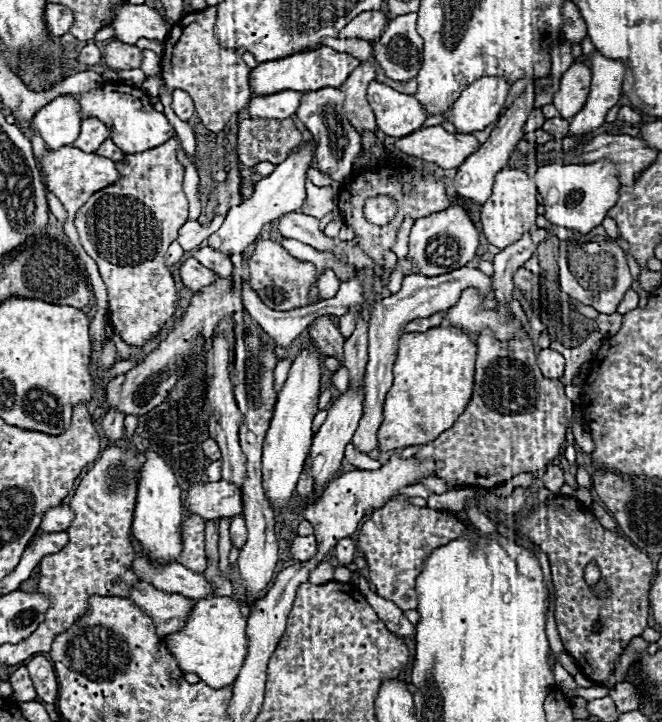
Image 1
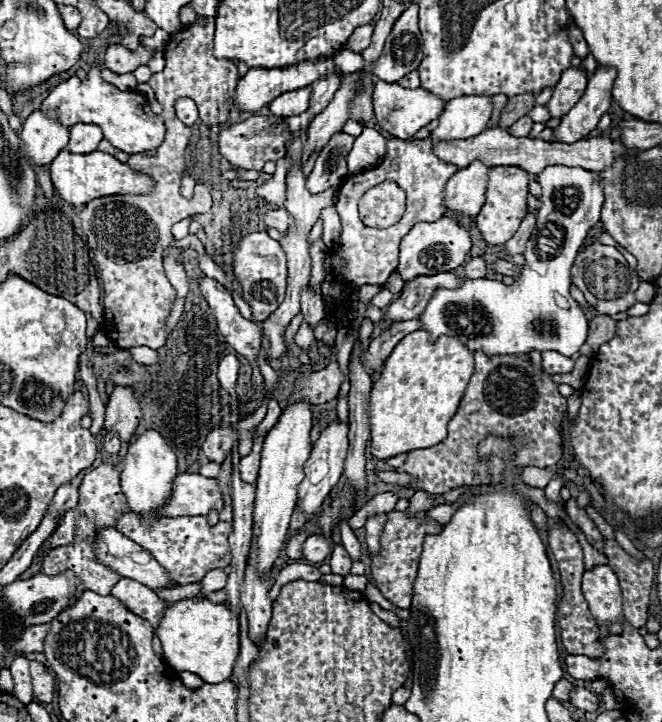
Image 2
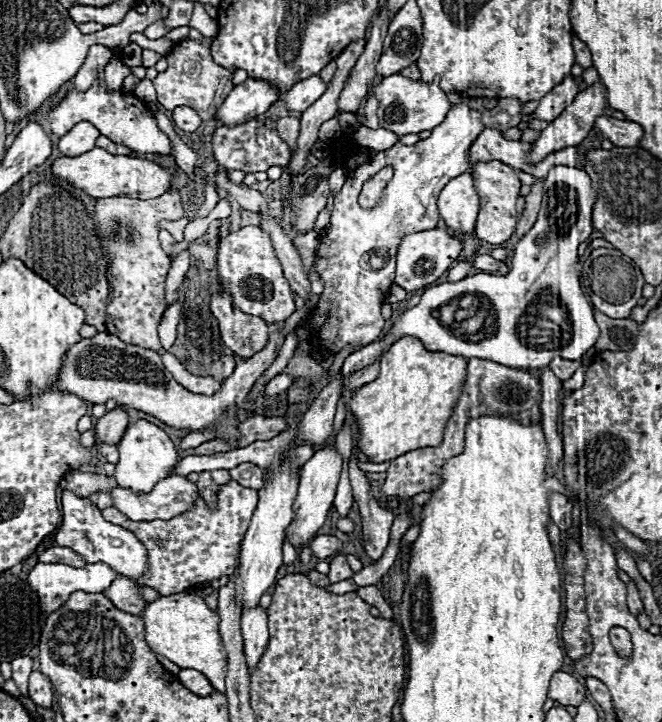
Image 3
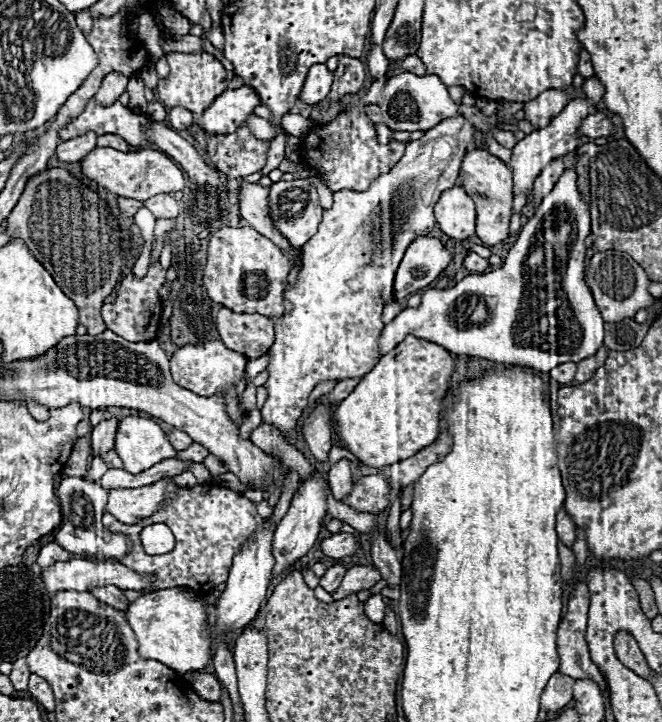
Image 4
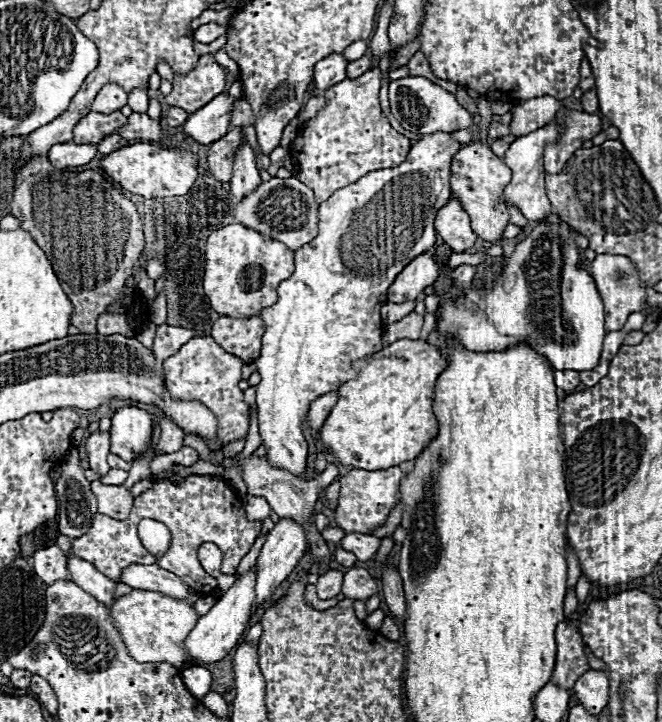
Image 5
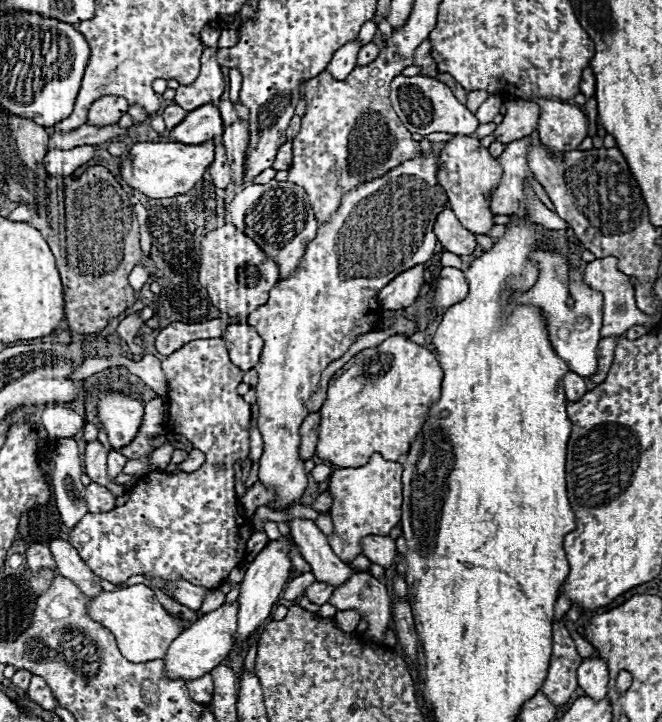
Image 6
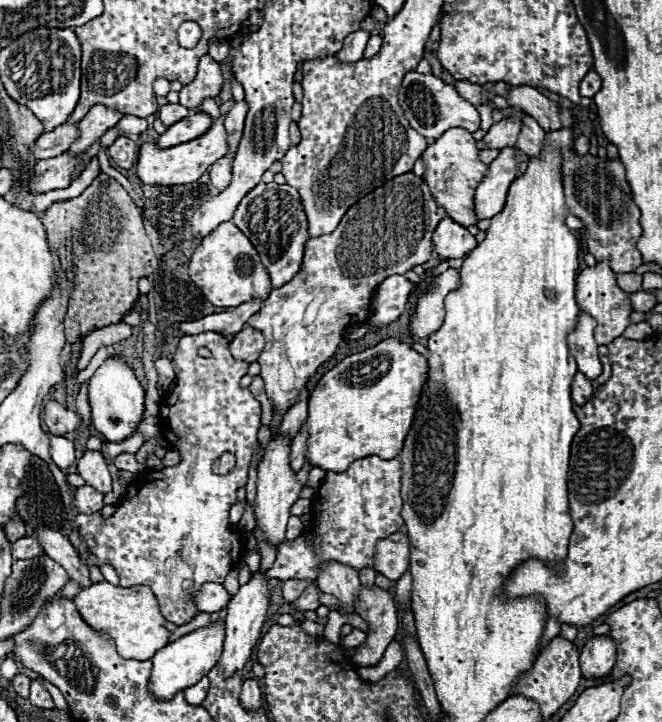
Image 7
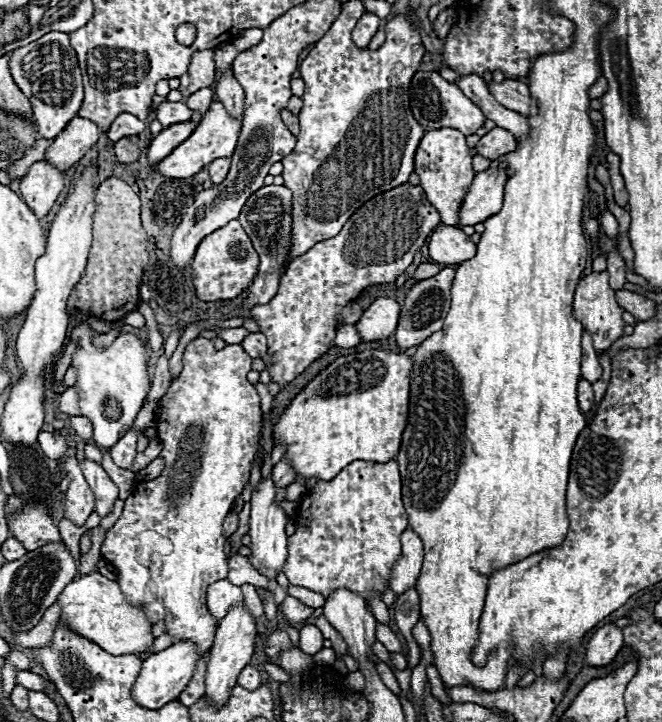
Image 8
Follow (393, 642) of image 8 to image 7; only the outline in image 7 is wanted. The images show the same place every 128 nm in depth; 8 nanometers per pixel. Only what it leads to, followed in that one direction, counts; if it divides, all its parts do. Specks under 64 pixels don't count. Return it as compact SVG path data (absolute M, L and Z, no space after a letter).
M331 610L328 615L328 621L324 626L323 638L332 644L338 645L341 638L340 629L344 624L350 624L353 628L358 628L364 633L368 632L368 625L358 614L342 615Z

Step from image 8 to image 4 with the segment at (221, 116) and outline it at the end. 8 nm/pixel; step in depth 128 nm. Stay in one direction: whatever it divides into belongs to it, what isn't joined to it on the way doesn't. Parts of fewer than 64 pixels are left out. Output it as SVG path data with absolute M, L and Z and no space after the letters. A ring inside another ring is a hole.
M213 26L206 37L216 49L223 52L224 35L220 27ZM94 148L80 160L82 174L112 194L134 200L148 200L156 194L178 192L186 186L184 172L160 150L144 148L138 152L120 152L114 148Z

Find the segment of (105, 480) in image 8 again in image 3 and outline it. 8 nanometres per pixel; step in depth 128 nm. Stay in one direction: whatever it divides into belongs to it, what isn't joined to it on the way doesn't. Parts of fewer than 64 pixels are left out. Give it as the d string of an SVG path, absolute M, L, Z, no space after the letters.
M116 406L114 410L106 412L102 418L98 418L96 422L96 440L102 442L110 442L110 444L118 444L124 436L128 428L128 412L124 410L124 406Z

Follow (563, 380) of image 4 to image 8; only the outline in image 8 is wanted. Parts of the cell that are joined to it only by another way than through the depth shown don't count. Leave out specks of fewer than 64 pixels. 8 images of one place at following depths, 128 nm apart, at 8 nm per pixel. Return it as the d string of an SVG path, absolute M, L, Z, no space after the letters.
M584 378L578 380L578 404L582 412L588 412L590 406L594 402L594 392L592 392L592 384Z

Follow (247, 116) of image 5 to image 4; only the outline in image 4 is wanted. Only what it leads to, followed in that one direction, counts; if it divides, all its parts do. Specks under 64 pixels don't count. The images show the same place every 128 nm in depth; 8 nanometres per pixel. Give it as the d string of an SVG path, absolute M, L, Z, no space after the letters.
M250 116L246 124L250 126L250 130L254 130L254 136L260 140L272 140L272 138L276 138L278 134L284 132L280 126L274 126L274 124L270 124L268 120L262 120L262 118L258 118L258 116Z

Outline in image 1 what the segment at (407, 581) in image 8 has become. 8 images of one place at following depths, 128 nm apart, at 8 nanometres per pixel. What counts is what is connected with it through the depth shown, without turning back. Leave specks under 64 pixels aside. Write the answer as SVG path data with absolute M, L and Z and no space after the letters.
M298 536L290 546L290 556L298 562L306 562L316 554L316 540L314 536Z

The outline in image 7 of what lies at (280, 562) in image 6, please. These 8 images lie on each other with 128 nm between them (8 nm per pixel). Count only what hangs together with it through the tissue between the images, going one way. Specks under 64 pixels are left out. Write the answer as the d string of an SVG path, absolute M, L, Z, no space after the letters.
M258 570L252 574L250 582L248 584L242 584L240 590L230 598L228 602L228 616L226 616L226 638L224 638L224 652L222 652L222 658L220 658L220 668L226 674L234 674L238 672L248 660L250 660L250 654L252 654L252 648L256 646L258 638L260 638L260 632L262 632L262 626L264 626L264 620L266 620L266 612L268 612L268 606L270 606L270 588L268 588L268 576L266 572Z

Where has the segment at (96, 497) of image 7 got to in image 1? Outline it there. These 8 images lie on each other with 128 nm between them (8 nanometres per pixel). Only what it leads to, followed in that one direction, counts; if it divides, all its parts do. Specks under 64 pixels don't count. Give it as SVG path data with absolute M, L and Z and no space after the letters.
M226 480L194 484L188 490L188 512L200 514L204 520L240 516L244 514L242 490Z

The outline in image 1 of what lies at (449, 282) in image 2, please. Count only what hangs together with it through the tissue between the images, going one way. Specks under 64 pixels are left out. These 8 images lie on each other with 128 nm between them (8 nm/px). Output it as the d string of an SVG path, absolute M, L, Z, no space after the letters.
M468 266L458 268L450 274L442 274L442 276L410 274L410 276L404 276L400 292L396 292L390 298L384 298L380 302L374 302L372 306L366 304L368 314L370 314L370 330L368 330L370 360L368 360L366 376L364 376L366 400L364 400L364 414L362 414L360 426L352 438L352 444L360 454L370 454L372 450L378 448L378 430L382 424L384 400L392 386L392 366L398 356L398 342L400 342L404 326L408 322L412 322L414 318L426 318L426 314L434 314L438 310L448 310L450 306L454 306L460 300L462 292L468 288L474 288L478 294L488 294L492 290L492 276L486 276L478 268L468 268Z

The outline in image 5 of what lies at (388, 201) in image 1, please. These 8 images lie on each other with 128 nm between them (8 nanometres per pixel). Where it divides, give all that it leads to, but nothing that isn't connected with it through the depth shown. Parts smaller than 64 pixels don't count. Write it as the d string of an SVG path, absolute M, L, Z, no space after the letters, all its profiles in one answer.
M376 66L356 80L346 78L326 92L312 92L314 96L324 96L328 104L318 112L316 118L304 124L302 132L298 132L296 140L292 142L290 152L298 166L296 178L314 190L320 204L336 190L354 184L364 174L378 168L392 168L404 162L410 150L410 140L398 134L388 124L388 120L382 118L378 102L380 86L382 72Z

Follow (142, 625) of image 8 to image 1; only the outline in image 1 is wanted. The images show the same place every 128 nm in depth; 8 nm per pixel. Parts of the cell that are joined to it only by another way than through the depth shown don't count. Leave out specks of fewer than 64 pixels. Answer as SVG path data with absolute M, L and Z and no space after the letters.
M228 596L204 598L194 606L186 626L166 636L166 642L184 672L194 672L212 688L232 686L248 654L246 618L240 612L240 602Z

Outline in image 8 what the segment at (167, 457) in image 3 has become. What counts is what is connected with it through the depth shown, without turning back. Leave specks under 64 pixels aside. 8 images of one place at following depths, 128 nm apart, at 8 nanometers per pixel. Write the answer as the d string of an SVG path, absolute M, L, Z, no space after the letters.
M78 324L70 340L78 340L80 346L74 354L72 366L78 368L78 398L80 398L80 412L82 416L88 416L94 424L94 442L104 448L112 448L128 430L132 430L132 424L136 420L136 414L140 412L146 394L150 390L150 378L148 378L148 346L138 340L132 334L120 334L112 346L106 350L96 350L92 344L92 338L96 332L86 324Z

